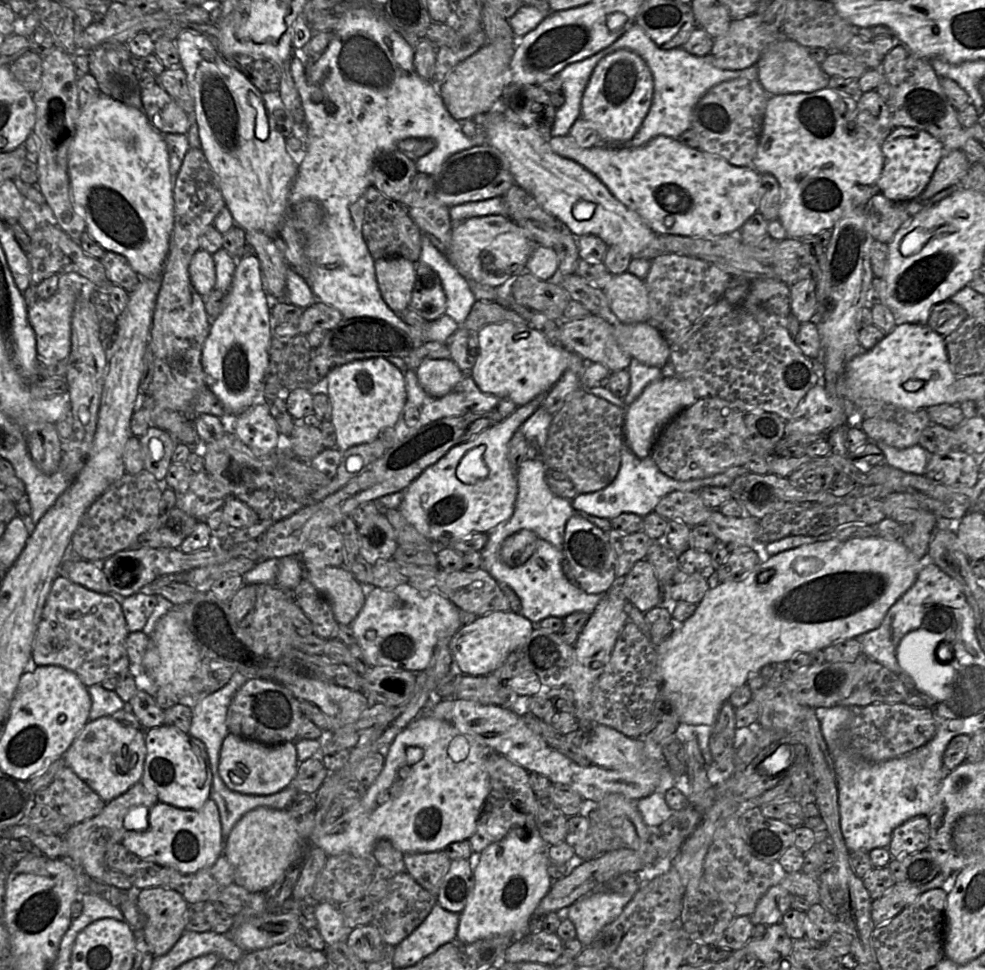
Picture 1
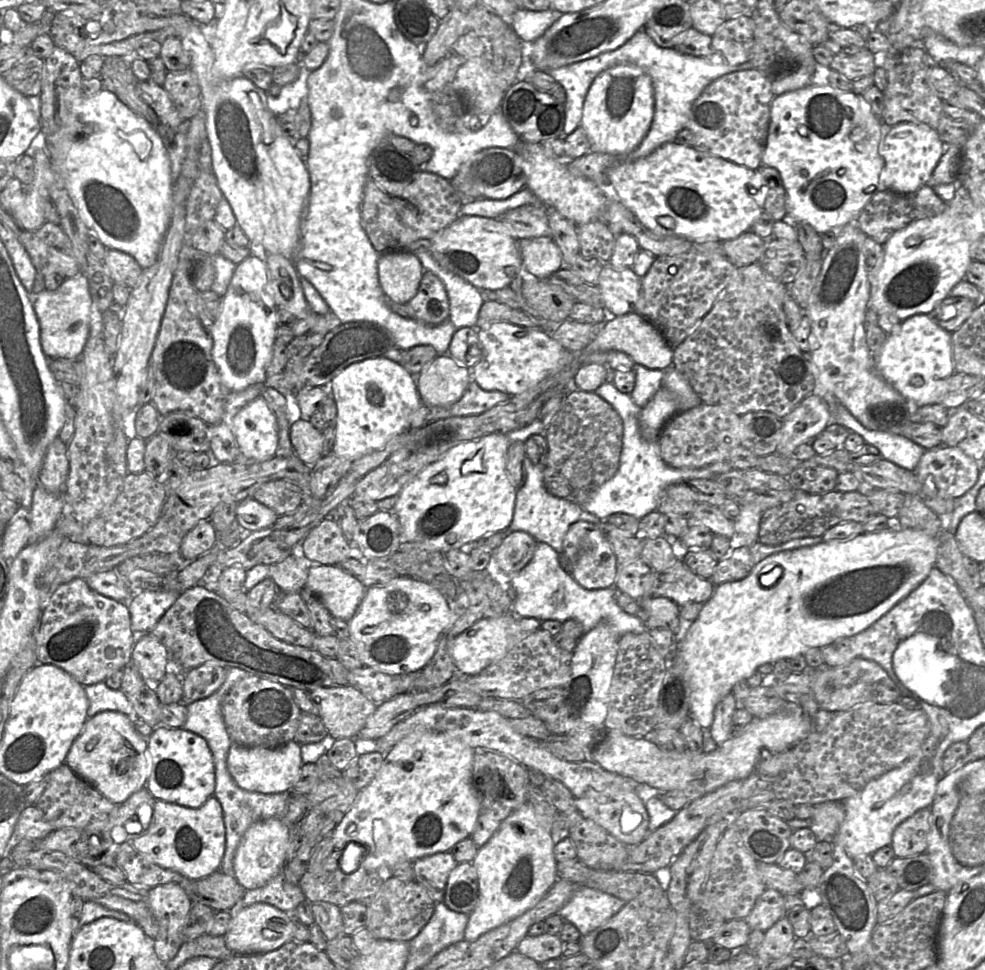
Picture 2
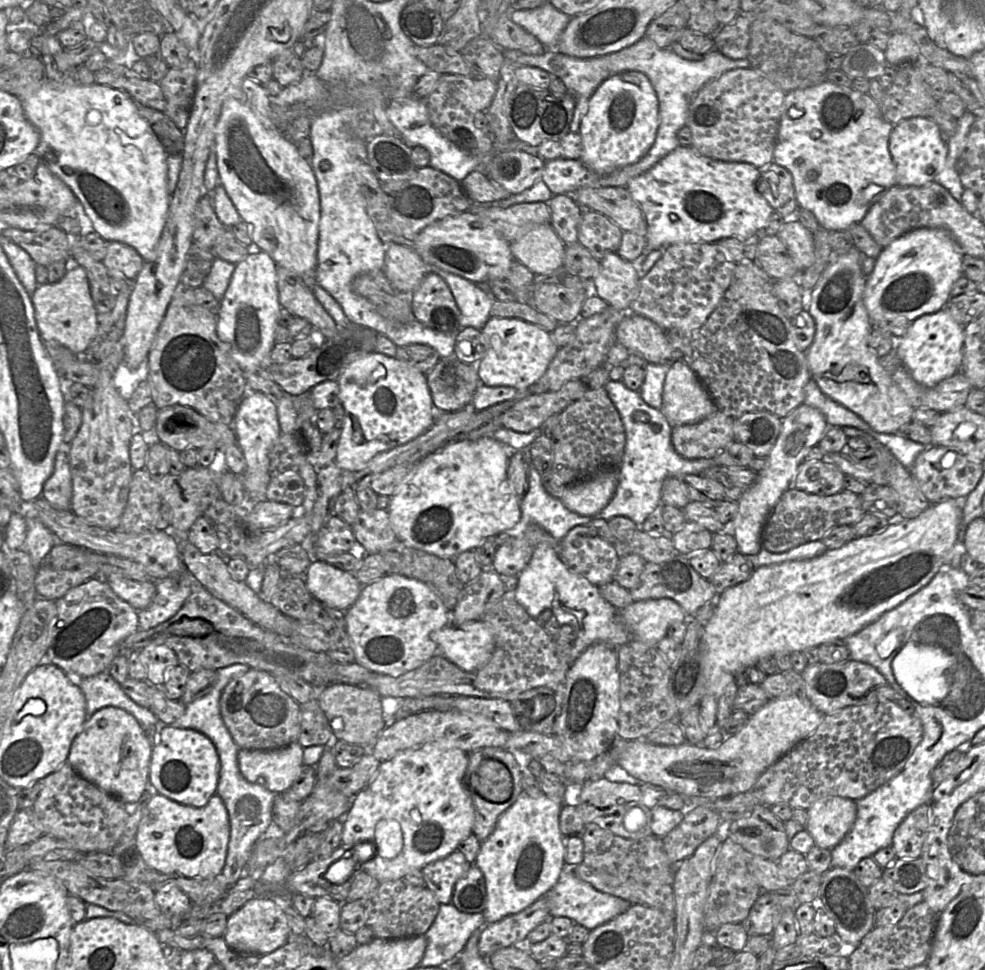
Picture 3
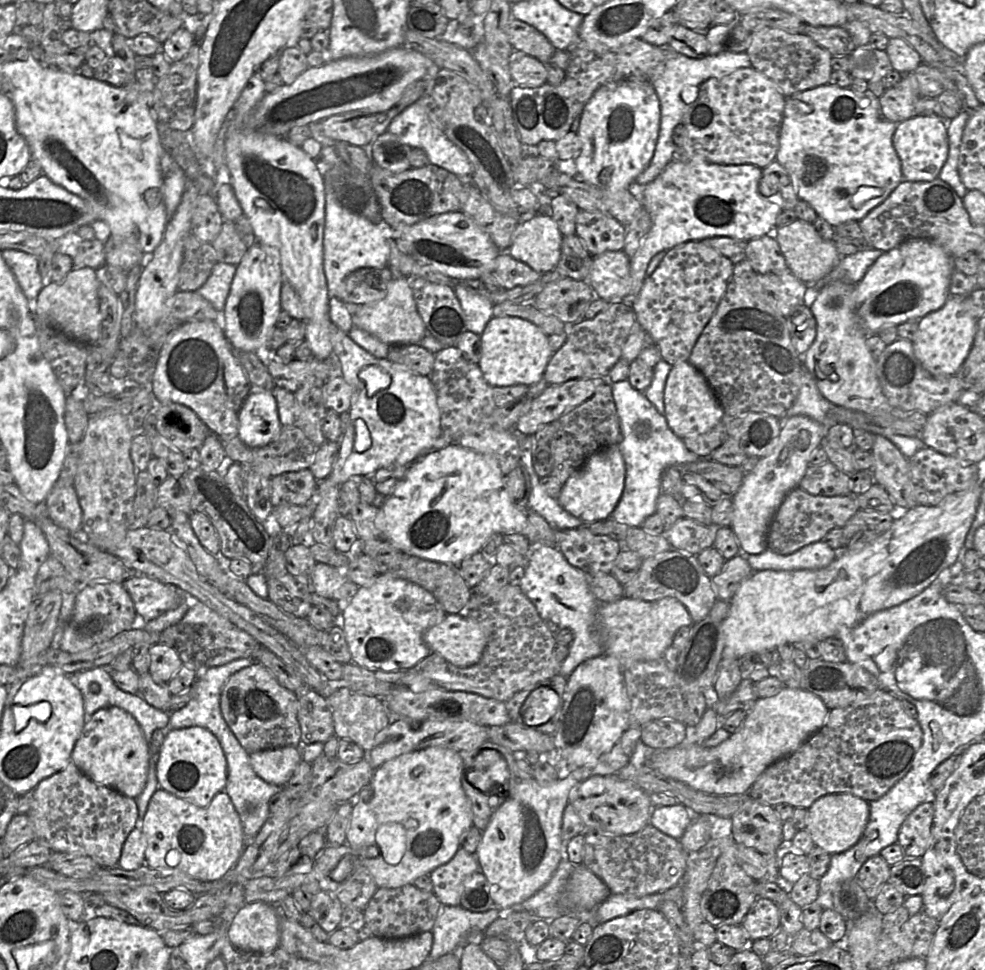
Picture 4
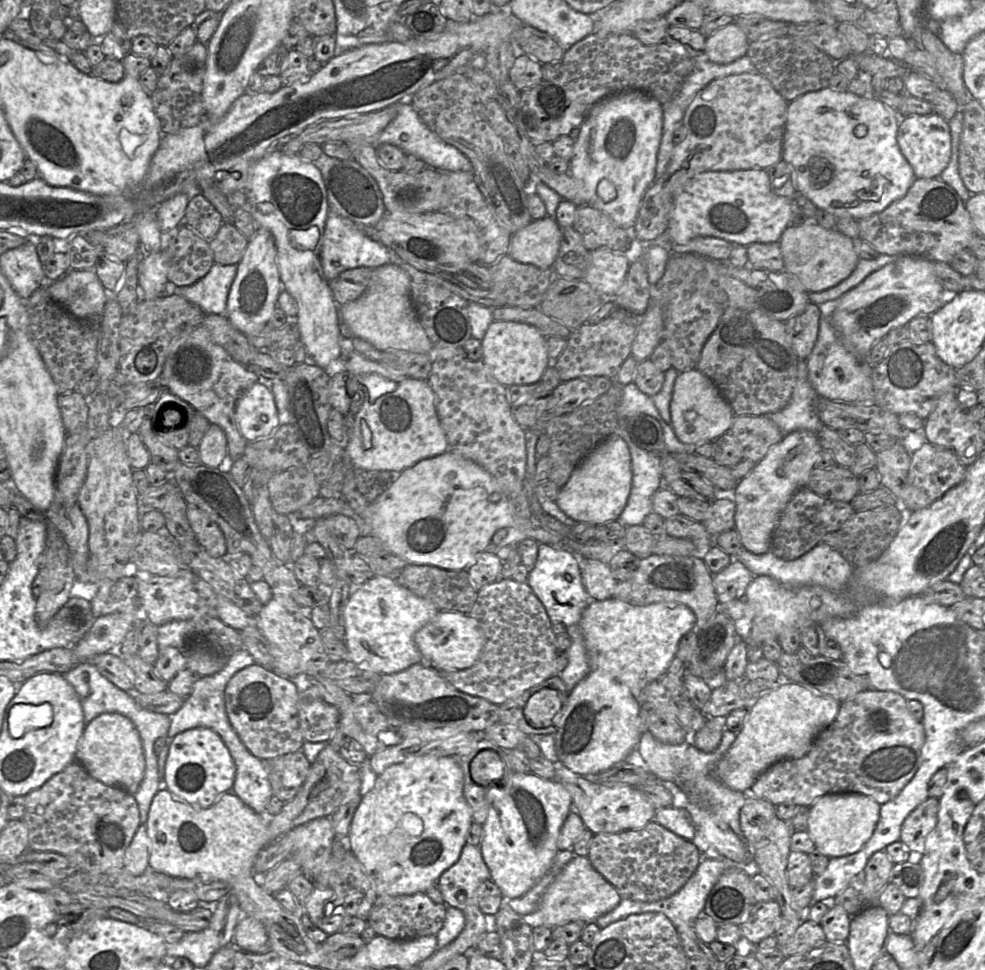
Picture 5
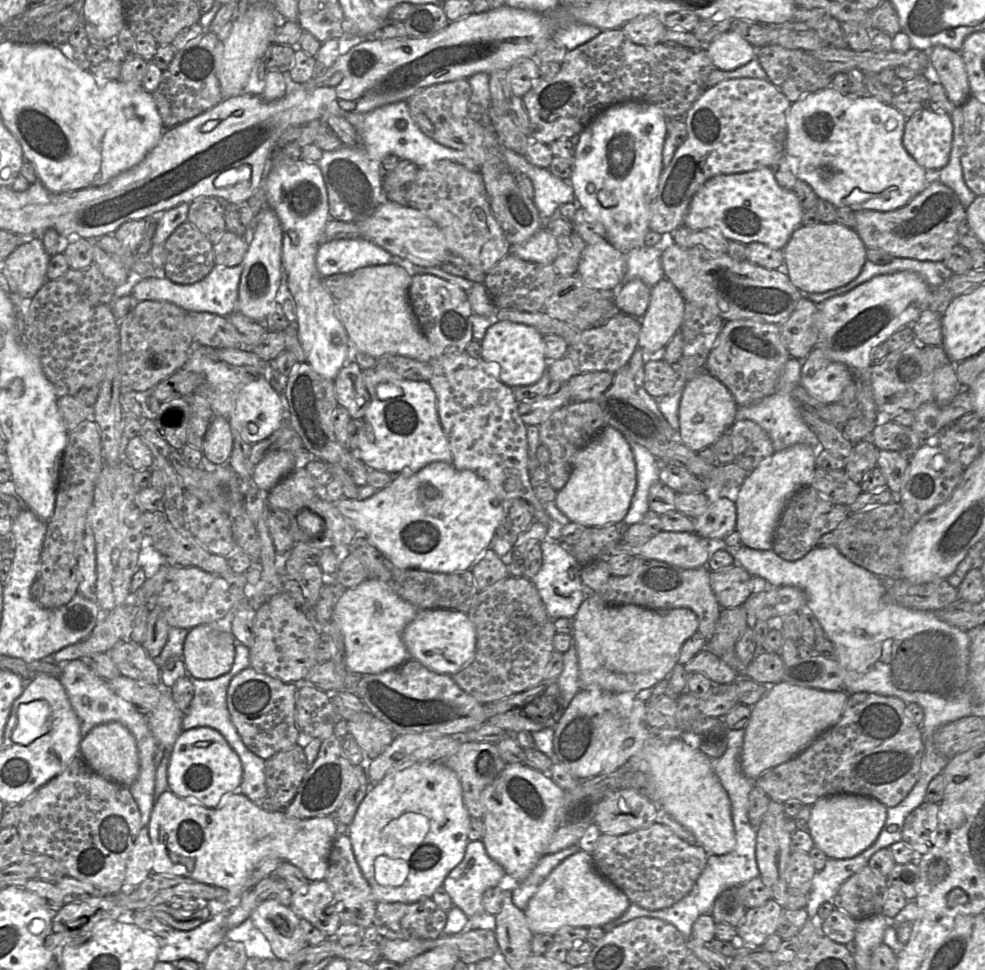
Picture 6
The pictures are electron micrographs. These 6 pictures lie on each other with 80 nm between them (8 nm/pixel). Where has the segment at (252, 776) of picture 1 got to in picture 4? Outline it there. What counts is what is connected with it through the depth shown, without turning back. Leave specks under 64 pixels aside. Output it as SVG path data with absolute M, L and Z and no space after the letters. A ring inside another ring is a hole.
M287 746L249 754L255 773L269 784L283 787L302 760L301 746Z

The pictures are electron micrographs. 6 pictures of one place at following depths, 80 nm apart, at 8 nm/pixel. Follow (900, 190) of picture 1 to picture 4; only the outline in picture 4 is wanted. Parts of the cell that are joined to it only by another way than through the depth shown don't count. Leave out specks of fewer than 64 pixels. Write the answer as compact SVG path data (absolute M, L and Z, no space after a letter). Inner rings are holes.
M915 115L897 124L892 142L900 160L903 181L933 181L948 157L947 122L942 117Z

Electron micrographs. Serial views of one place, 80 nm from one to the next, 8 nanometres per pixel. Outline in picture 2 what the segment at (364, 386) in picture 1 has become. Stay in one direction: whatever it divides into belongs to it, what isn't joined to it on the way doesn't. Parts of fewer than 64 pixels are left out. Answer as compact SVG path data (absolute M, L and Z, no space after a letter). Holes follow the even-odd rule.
M383 355L349 365L332 379L330 388L337 407L333 453L347 460L383 449L391 438L408 430L410 415L422 404L416 378Z

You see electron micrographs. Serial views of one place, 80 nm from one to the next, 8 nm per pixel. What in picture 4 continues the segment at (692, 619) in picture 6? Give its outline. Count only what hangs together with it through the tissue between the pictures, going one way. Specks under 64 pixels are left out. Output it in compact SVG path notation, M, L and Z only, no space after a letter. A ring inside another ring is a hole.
M622 597L615 602L600 604L598 630L604 652L617 658L623 669L639 661L662 659L665 650L673 644L675 633L681 627L693 624L687 608L672 597L655 601Z

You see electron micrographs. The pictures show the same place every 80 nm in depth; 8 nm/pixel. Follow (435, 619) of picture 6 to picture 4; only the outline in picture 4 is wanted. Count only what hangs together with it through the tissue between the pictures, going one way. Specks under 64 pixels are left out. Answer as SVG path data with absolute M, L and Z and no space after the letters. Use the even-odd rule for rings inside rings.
M446 614L442 622L425 632L423 640L432 653L439 654L445 660L458 667L471 667L478 663L486 647L486 637L480 625L474 619L470 619L463 614Z

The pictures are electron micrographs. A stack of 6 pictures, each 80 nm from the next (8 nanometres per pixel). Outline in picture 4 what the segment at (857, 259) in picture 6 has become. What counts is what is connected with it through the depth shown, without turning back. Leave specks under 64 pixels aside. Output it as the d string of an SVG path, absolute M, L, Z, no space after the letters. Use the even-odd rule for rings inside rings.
M796 220L778 228L774 232L788 269L802 282L814 283L828 275L839 263L841 256L832 240L824 240L814 228L813 223Z

